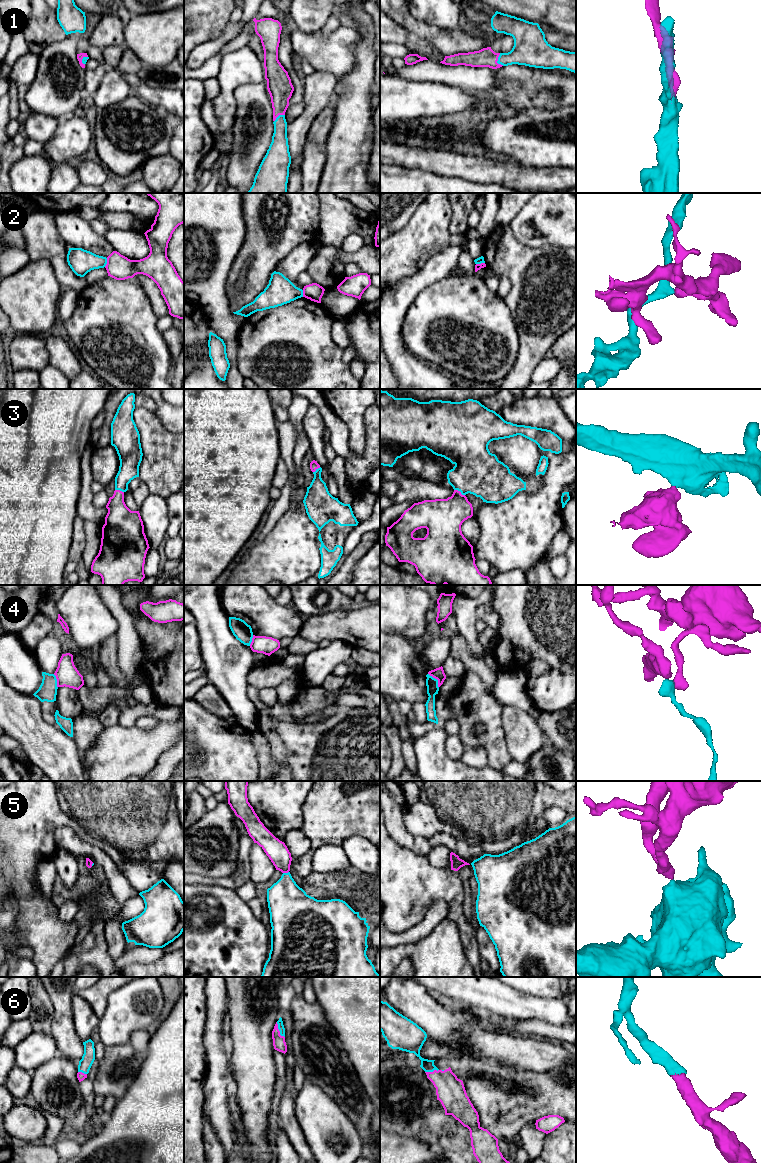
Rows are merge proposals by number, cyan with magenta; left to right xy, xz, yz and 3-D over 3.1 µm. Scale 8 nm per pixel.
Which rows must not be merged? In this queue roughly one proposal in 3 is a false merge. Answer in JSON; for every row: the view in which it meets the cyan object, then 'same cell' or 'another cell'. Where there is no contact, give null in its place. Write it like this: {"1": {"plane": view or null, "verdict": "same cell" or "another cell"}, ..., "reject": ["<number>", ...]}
{"1": {"plane": "yz", "verdict": "same cell"}, "2": {"plane": "xy", "verdict": "another cell"}, "3": {"plane": "yz", "verdict": "same cell"}, "4": {"plane": "yz", "verdict": "another cell"}, "5": {"plane": "xz", "verdict": "same cell"}, "6": {"plane": "xz", "verdict": "same cell"}, "reject": ["2", "4"]}

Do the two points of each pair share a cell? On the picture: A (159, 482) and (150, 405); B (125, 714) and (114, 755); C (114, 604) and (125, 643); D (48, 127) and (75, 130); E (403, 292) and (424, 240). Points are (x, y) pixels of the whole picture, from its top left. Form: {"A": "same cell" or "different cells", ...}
{"A": "different cells", "B": "different cells", "C": "same cell", "D": "different cells", "E": "different cells"}

